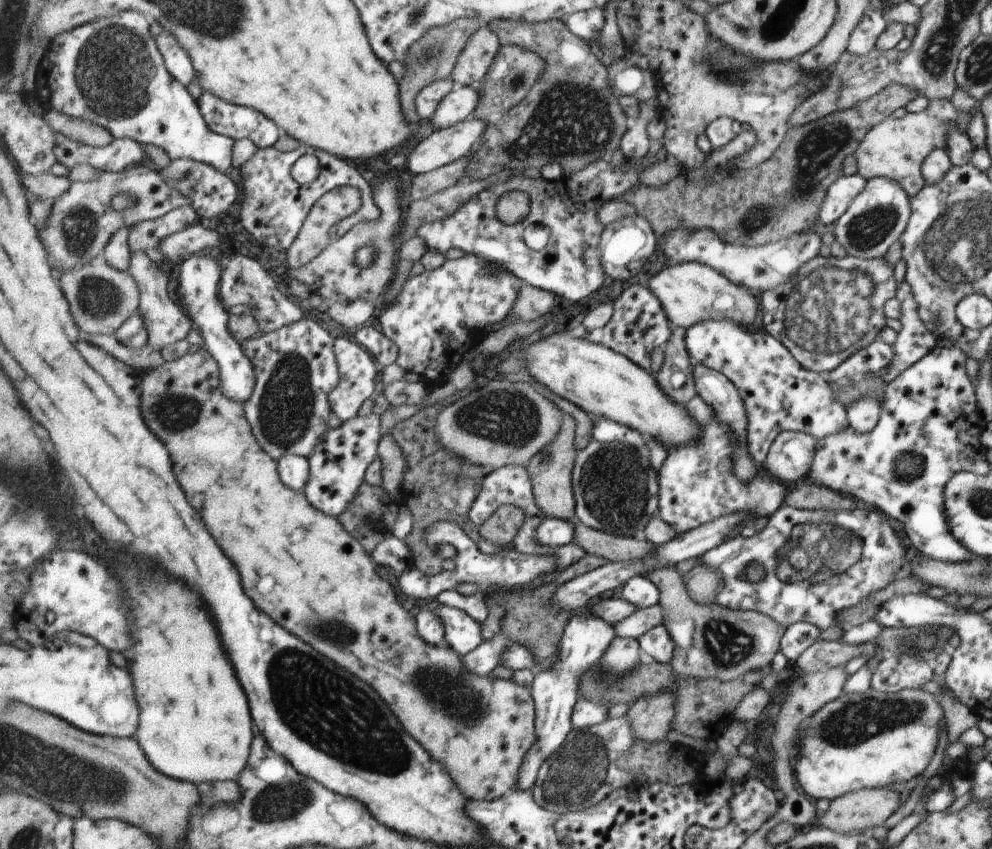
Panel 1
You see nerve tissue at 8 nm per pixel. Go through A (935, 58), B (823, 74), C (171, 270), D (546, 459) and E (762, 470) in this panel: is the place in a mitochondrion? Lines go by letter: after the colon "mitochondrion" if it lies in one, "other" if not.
A: mitochondrion
B: other
C: other
D: mitochondrion
E: other

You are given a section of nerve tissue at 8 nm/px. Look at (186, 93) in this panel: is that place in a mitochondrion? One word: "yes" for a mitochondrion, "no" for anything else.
no

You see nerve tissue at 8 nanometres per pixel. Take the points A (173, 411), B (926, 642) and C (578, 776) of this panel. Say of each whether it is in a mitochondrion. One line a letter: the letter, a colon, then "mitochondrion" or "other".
A: mitochondrion
B: mitochondrion
C: mitochondrion

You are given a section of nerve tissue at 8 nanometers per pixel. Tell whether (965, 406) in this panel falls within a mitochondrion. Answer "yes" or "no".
no

